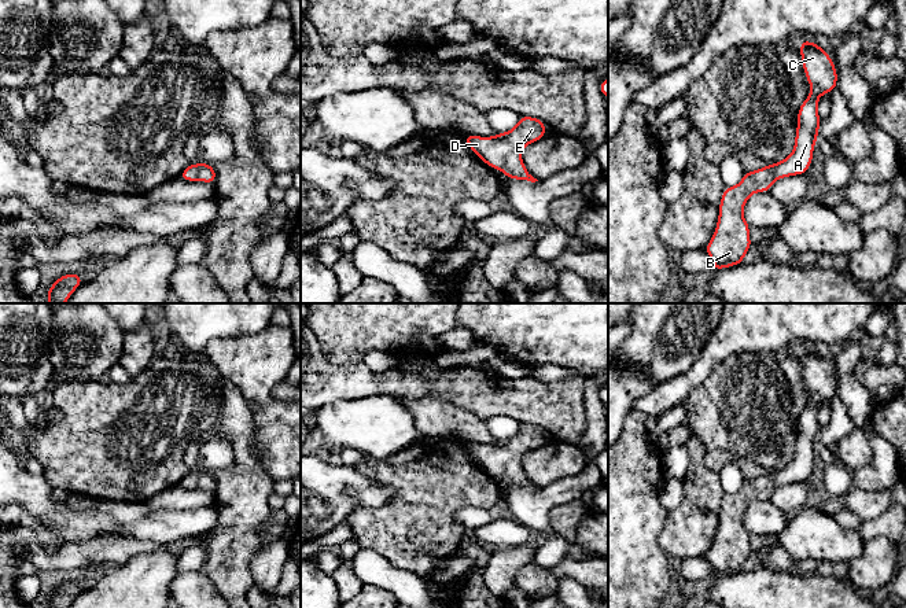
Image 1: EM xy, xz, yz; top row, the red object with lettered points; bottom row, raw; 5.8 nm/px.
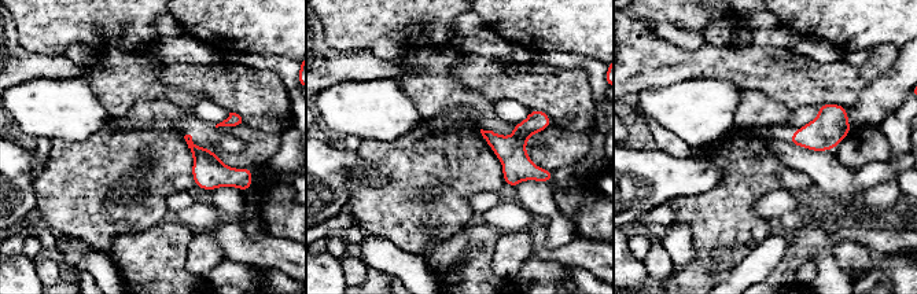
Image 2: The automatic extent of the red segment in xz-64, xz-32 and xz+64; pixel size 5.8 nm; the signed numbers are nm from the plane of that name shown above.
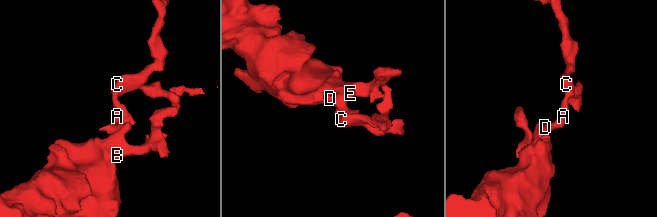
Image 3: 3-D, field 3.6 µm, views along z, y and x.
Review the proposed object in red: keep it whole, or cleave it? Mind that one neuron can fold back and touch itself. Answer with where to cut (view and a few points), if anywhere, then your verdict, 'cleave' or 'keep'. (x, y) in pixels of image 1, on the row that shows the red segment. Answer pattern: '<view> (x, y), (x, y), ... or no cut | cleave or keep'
no cut | keep

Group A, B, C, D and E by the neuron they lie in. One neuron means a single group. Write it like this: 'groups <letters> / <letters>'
groups A B C D E

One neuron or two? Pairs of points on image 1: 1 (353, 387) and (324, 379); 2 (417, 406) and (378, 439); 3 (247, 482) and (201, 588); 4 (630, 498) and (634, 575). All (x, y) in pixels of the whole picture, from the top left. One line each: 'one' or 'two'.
1: one
2: two
3: two
4: one

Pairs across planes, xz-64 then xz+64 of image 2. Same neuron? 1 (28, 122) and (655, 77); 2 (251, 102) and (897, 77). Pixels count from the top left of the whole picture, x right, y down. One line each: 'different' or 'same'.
1: different
2: different

